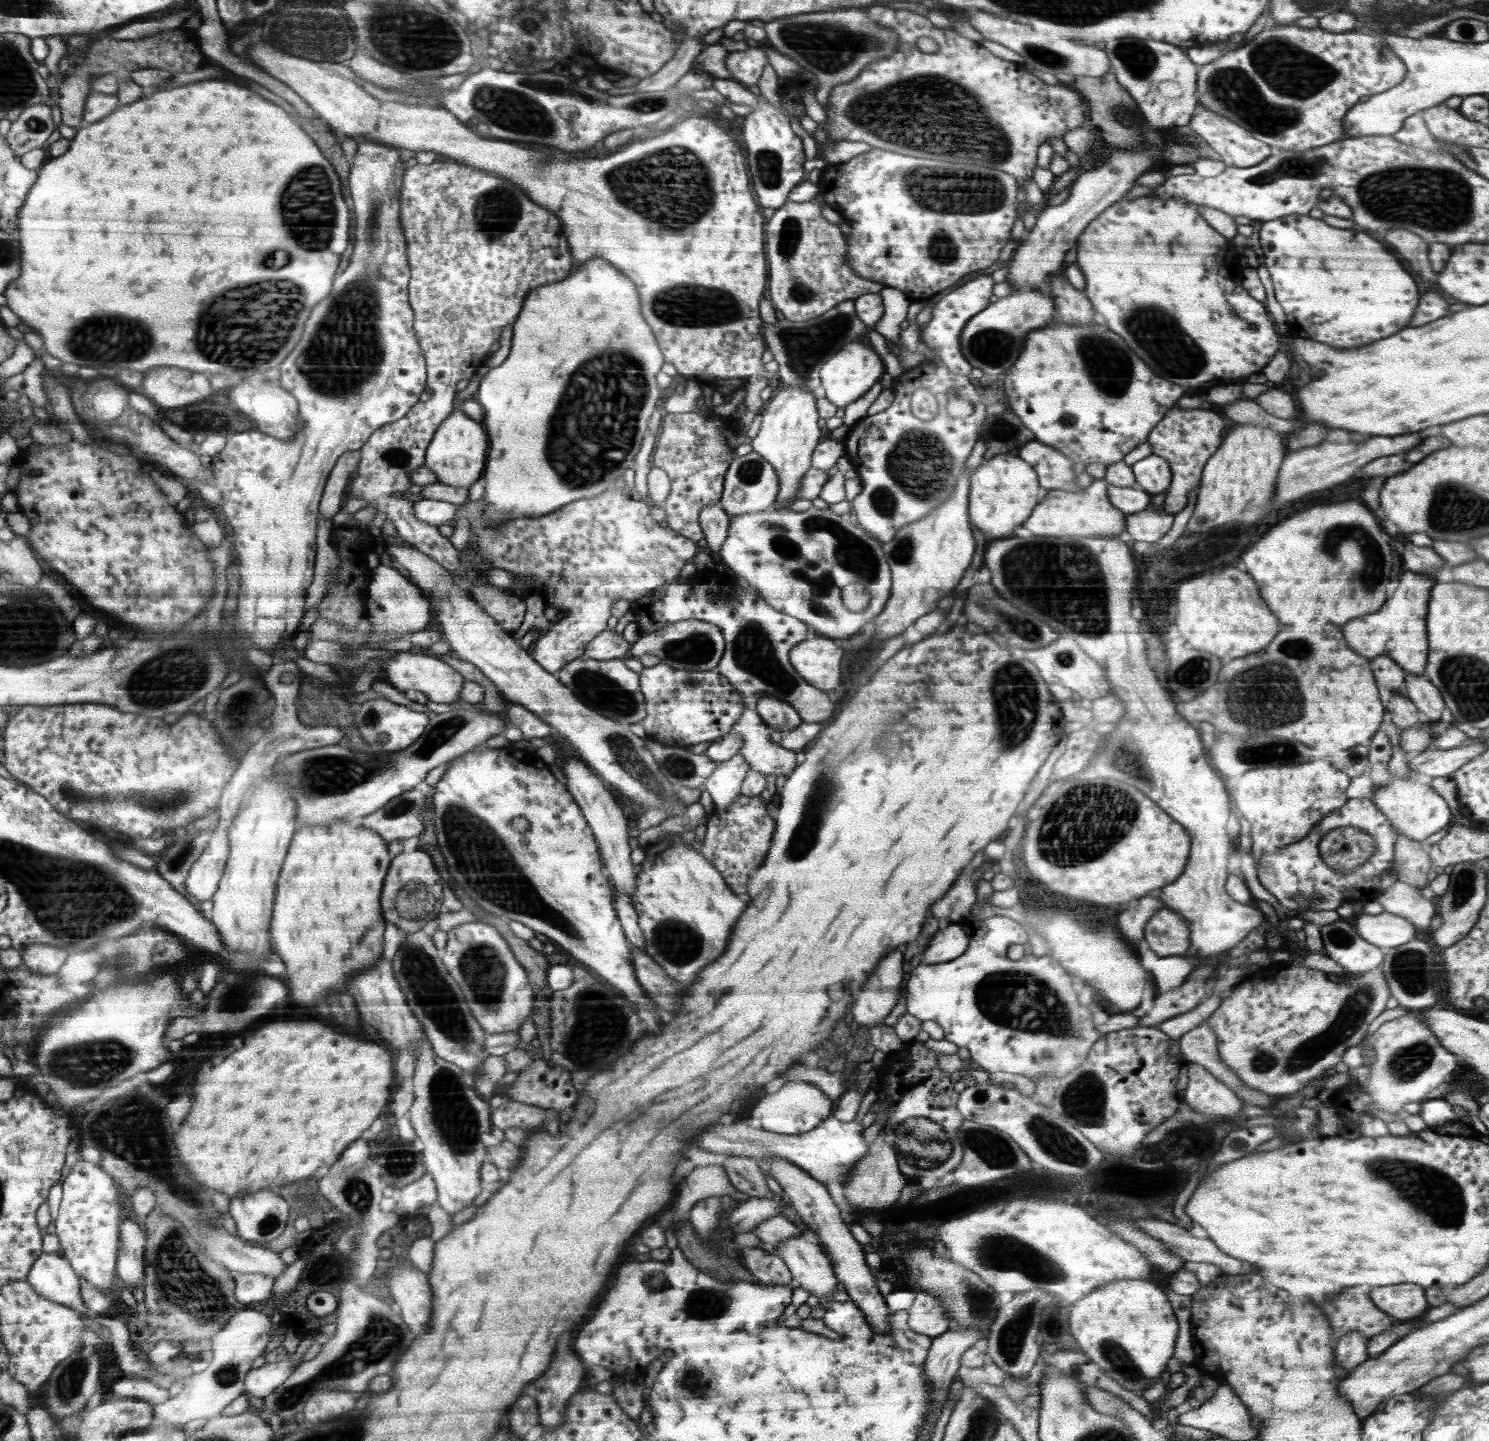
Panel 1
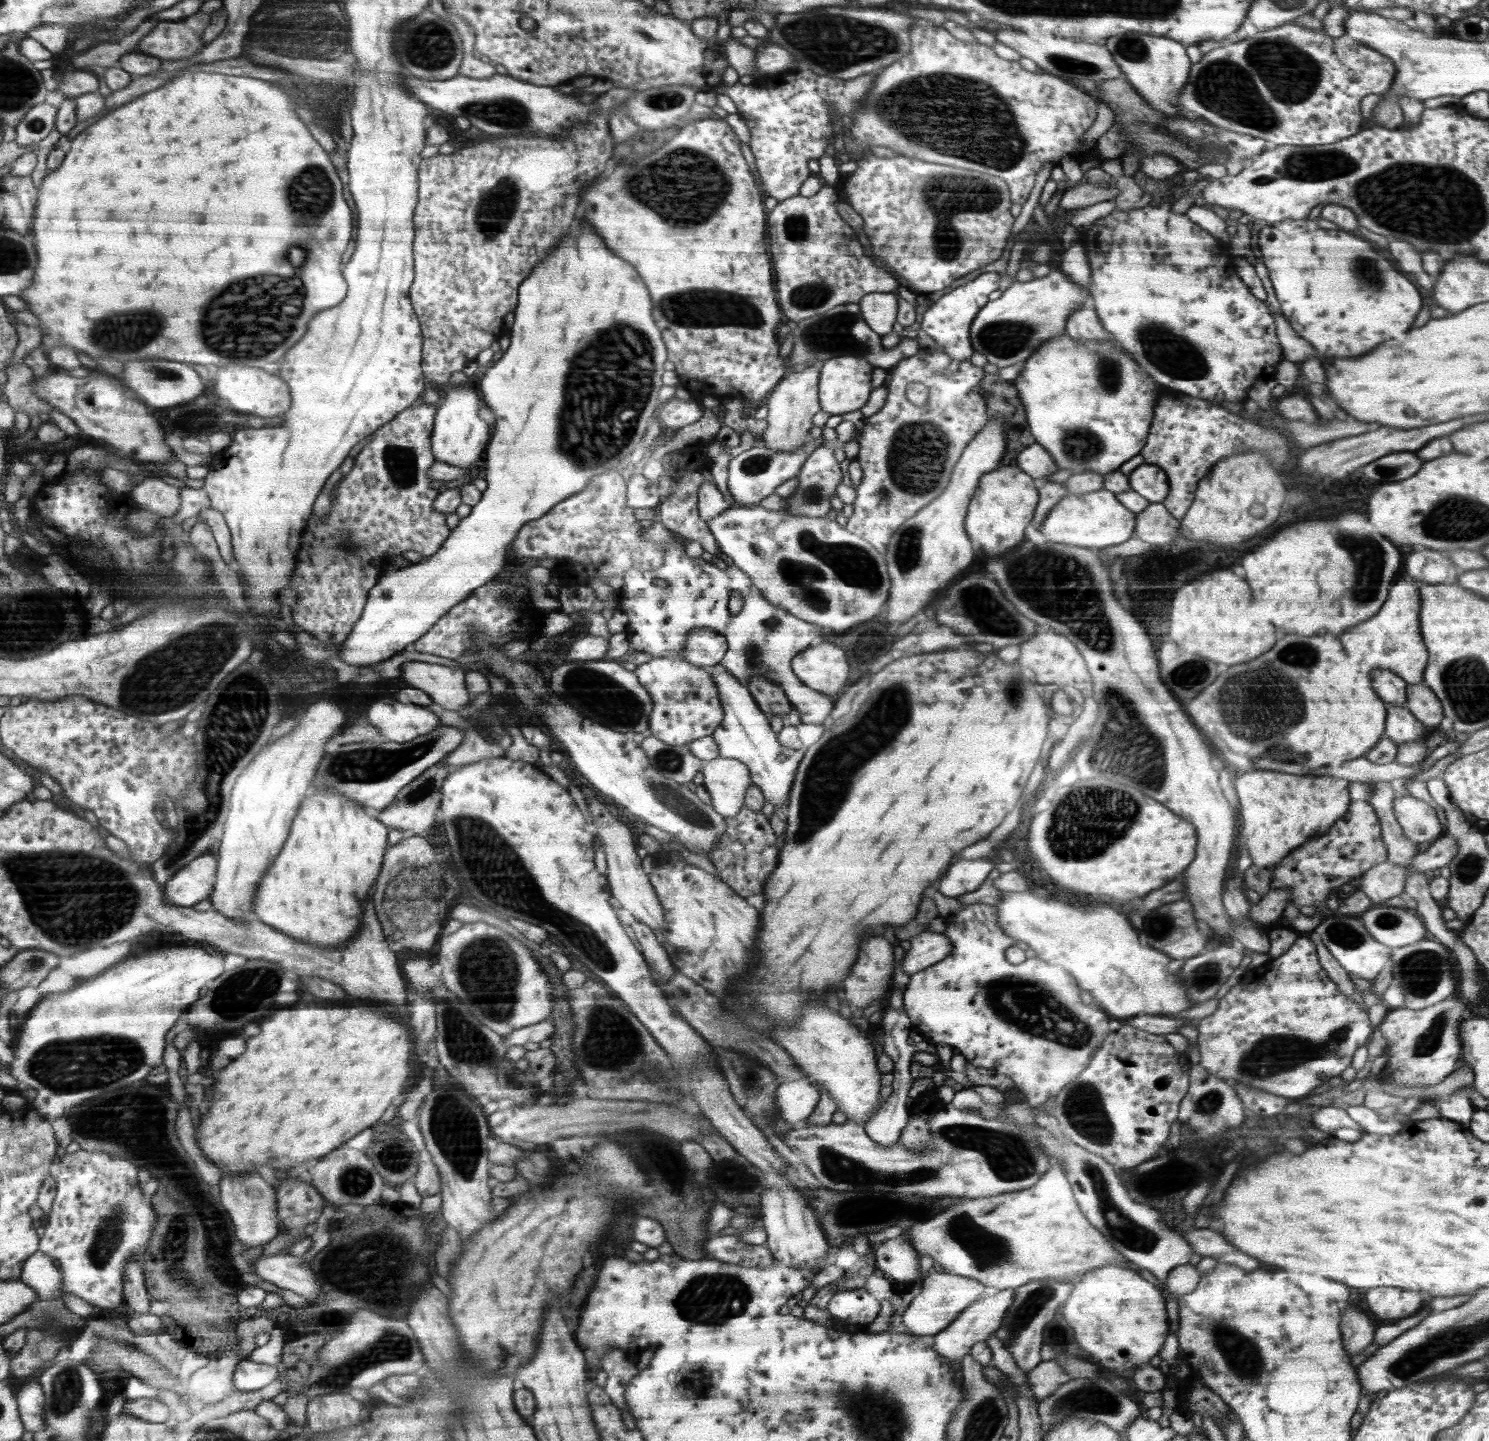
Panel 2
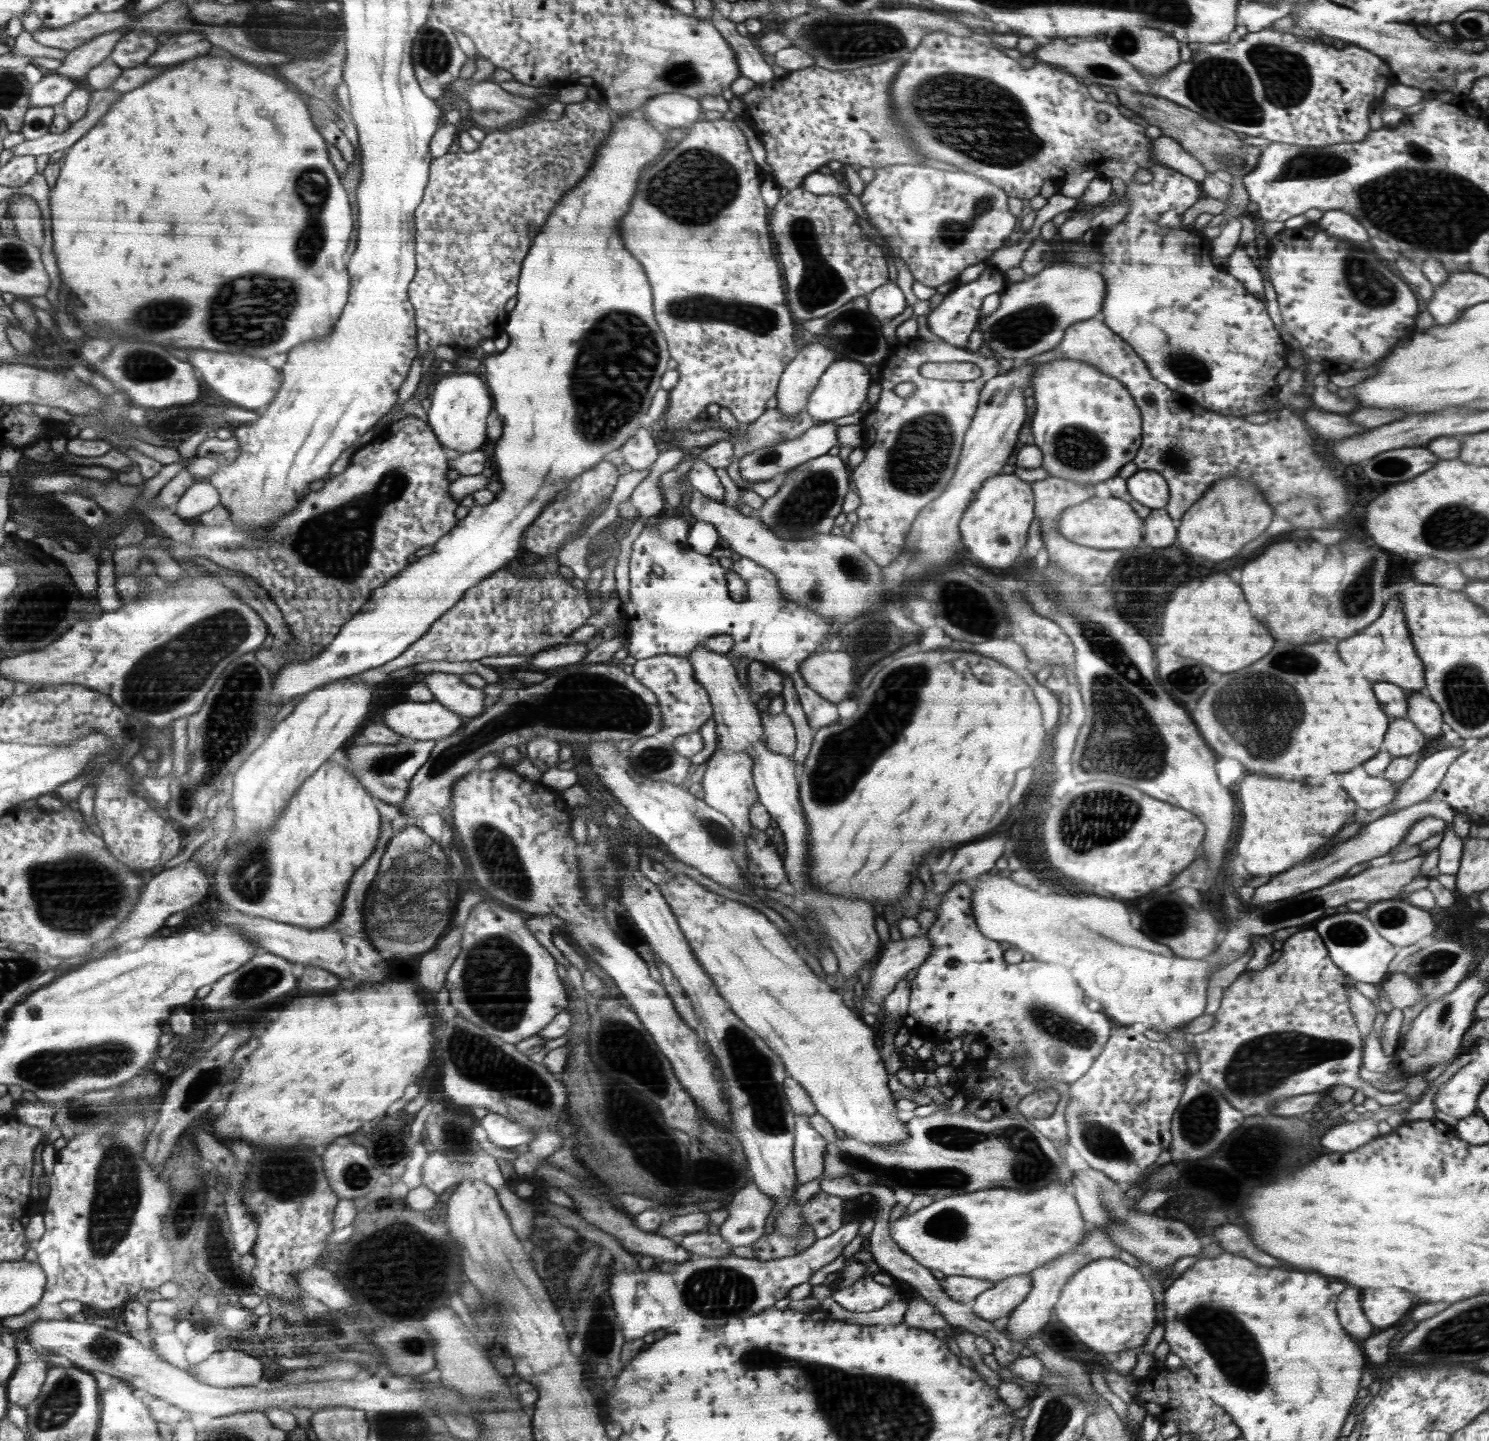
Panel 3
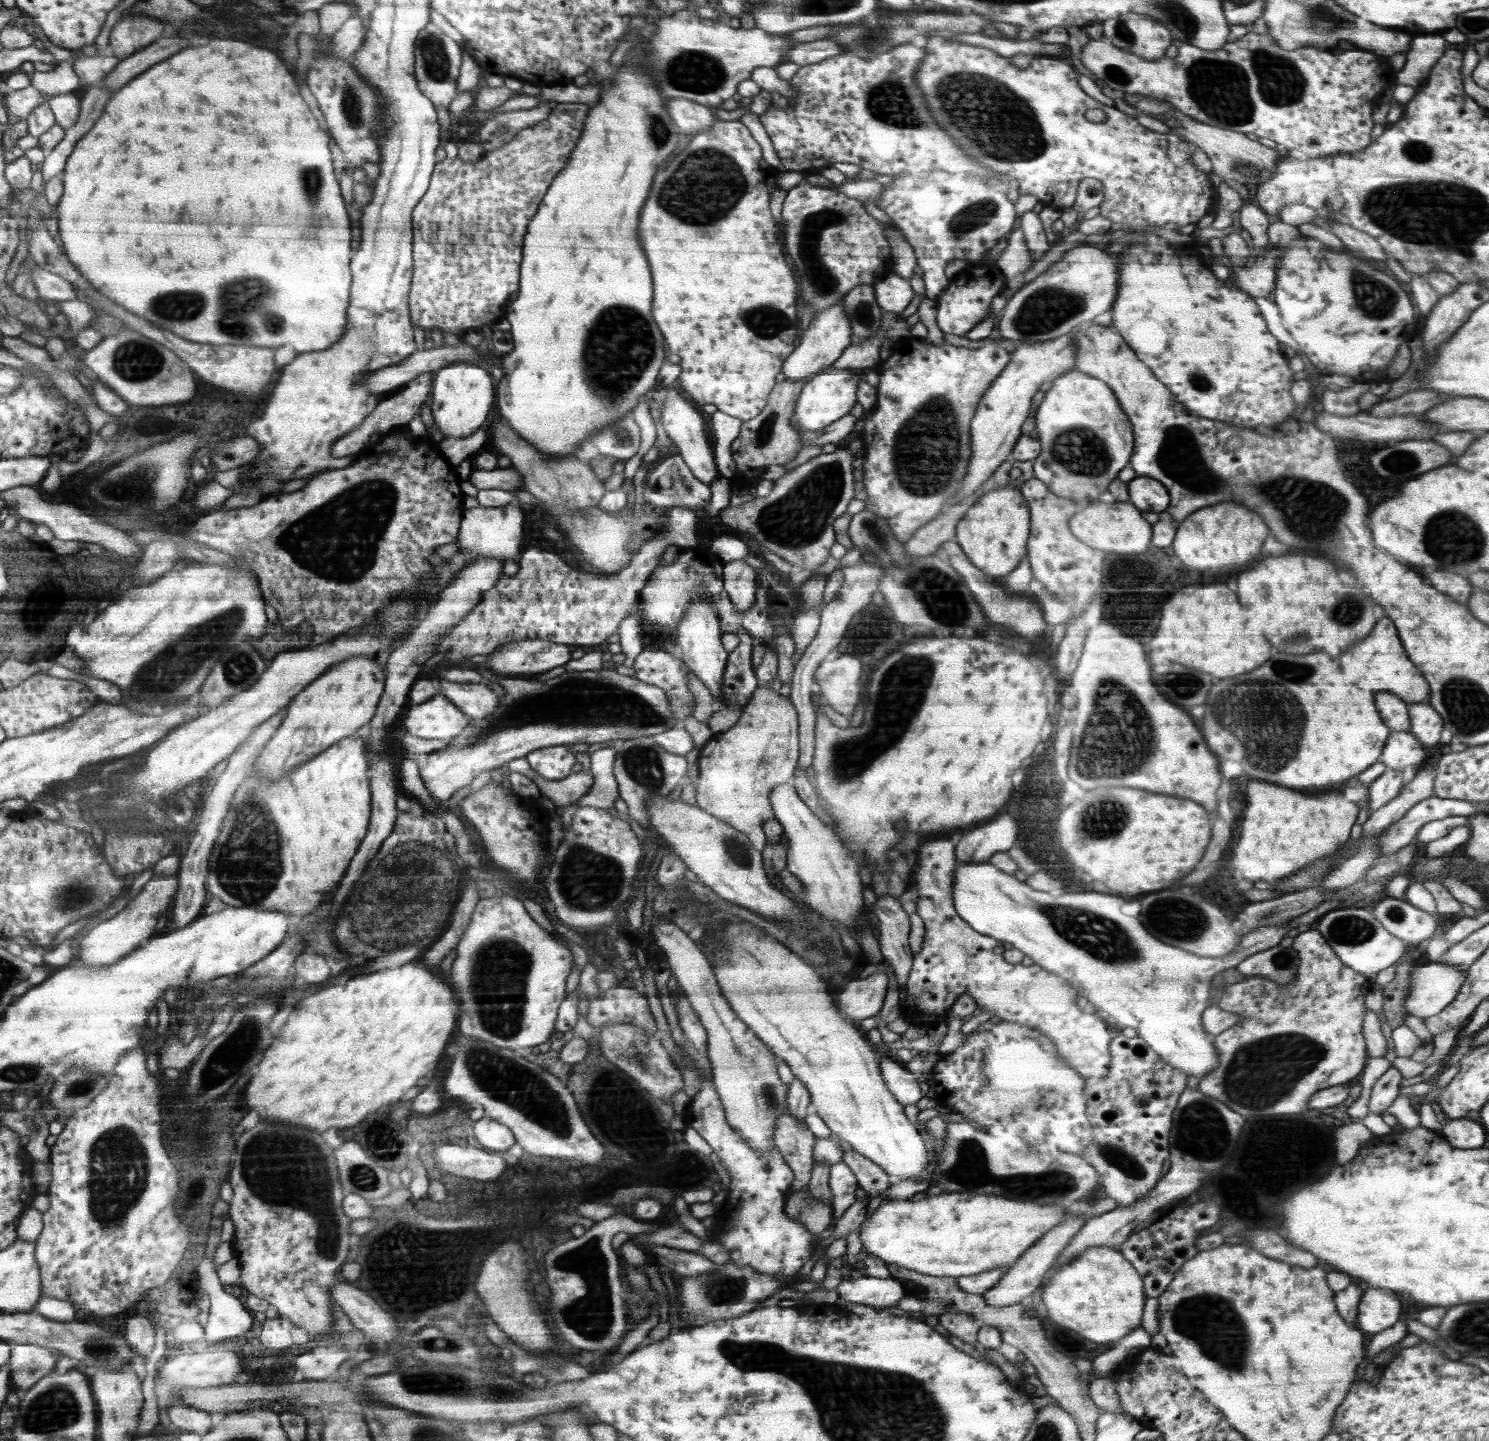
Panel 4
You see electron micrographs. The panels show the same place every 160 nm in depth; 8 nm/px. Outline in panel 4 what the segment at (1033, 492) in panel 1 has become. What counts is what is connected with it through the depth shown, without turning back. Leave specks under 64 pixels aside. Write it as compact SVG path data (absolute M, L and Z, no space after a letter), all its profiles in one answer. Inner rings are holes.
M1011 484L1004 485L986 492L966 511L966 514L957 522L955 536L958 544L972 561L972 564L982 570L986 579L1004 578L1010 574L1020 560L1026 556L1026 542L1031 536L1030 505L1023 497L1020 488Z

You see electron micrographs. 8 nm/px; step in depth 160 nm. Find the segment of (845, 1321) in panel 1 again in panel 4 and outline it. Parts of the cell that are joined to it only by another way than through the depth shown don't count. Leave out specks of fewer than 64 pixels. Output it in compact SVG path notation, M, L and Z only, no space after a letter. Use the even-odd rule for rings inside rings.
M864 1275L858 1280L844 1280L837 1288L840 1299L845 1301L884 1308L896 1304L904 1296L904 1288L896 1278L876 1278Z

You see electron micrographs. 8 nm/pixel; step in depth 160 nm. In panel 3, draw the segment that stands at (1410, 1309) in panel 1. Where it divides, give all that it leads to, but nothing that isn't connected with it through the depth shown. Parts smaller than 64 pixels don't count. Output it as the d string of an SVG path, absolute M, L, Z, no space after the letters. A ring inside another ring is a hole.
M1400 1288L1366 1290L1362 1296L1362 1308L1373 1327L1388 1328L1412 1308L1412 1298Z

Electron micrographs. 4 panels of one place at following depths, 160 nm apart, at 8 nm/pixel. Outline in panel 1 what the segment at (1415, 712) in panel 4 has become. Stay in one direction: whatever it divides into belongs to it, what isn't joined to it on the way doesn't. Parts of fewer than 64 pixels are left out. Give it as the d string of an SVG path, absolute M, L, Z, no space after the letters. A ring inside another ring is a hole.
M1408 674L1404 680L1403 690L1406 697L1416 706L1425 723L1441 720L1445 703L1432 682L1424 680L1421 675Z

